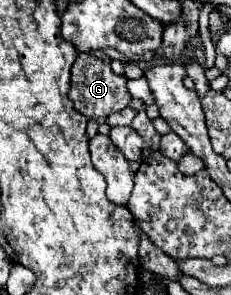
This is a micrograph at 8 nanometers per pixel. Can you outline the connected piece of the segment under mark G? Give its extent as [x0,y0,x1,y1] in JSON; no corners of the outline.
[70,54,130,120]

